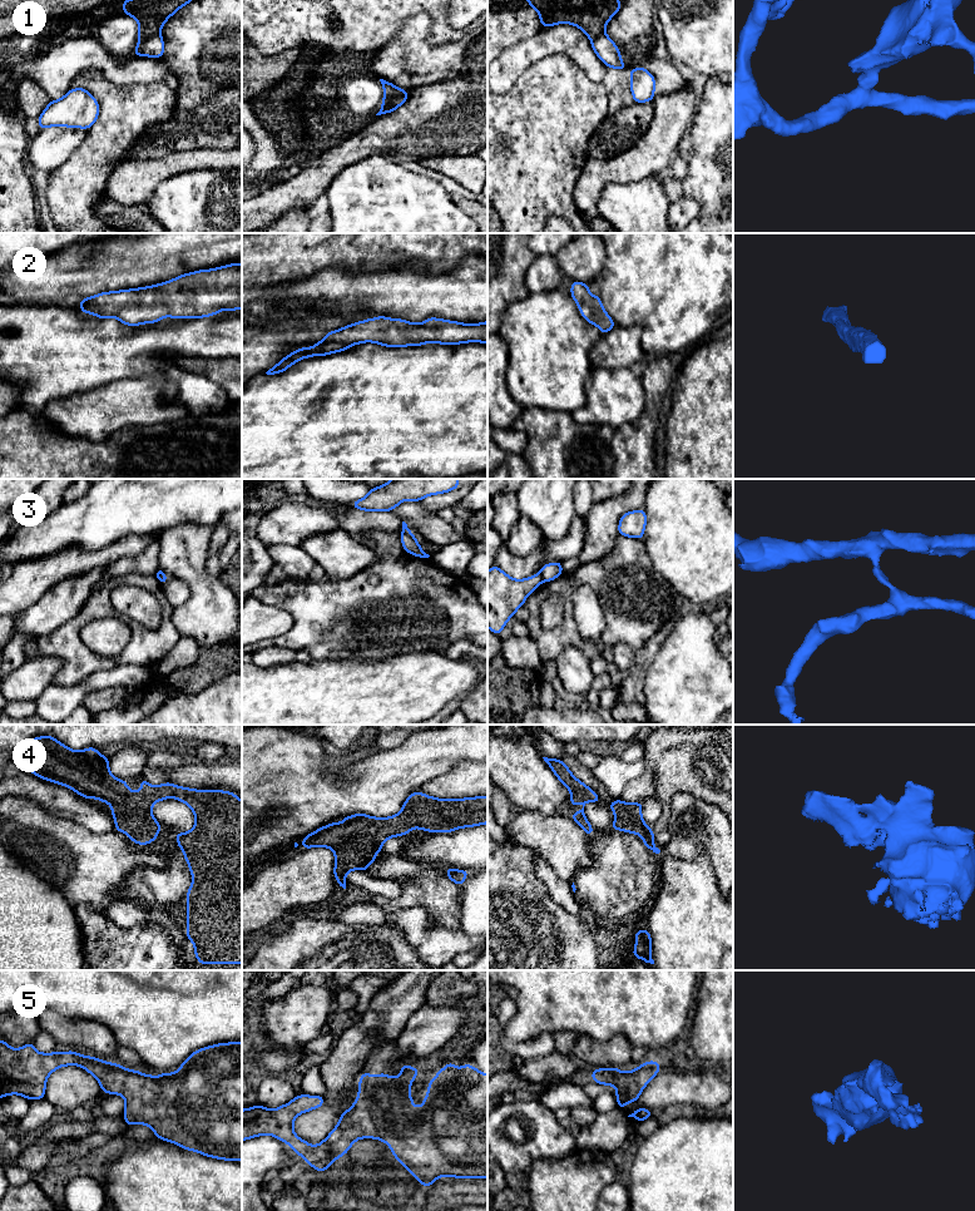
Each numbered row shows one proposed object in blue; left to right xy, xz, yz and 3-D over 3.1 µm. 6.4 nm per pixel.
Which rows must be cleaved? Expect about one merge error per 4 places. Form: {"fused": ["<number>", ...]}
{"fused": ["1", "3"]}

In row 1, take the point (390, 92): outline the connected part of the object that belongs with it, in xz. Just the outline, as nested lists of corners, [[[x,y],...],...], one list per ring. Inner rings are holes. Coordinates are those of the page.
[[[380,79],[380,81],[383,86],[383,102],[382,102],[380,112],[383,110],[386,108],[386,105],[396,97],[399,97],[404,93],[409,93],[407,90],[396,88],[392,83],[386,81],[383,79]]]

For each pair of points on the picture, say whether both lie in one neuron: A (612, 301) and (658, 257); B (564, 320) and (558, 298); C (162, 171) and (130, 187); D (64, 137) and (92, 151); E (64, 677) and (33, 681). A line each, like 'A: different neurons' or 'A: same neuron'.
A: same neuron
B: same neuron
C: same neuron
D: different neurons
E: different neurons

